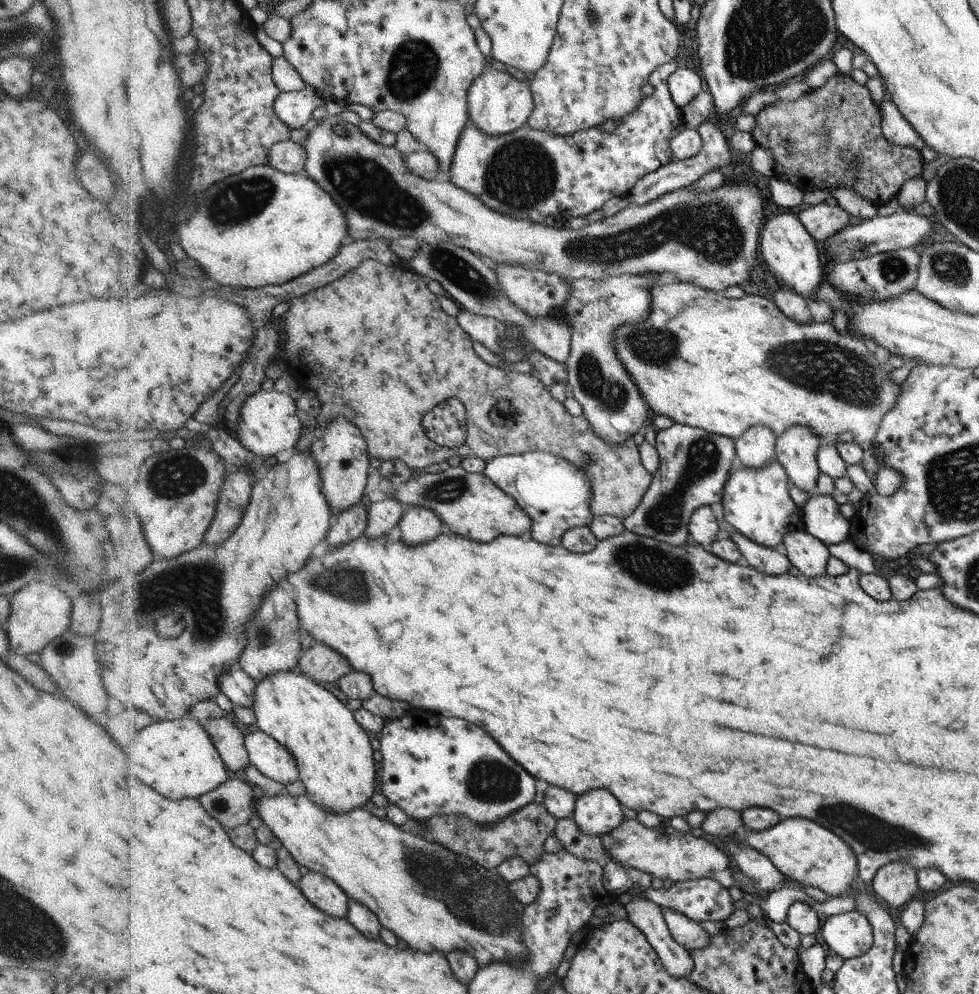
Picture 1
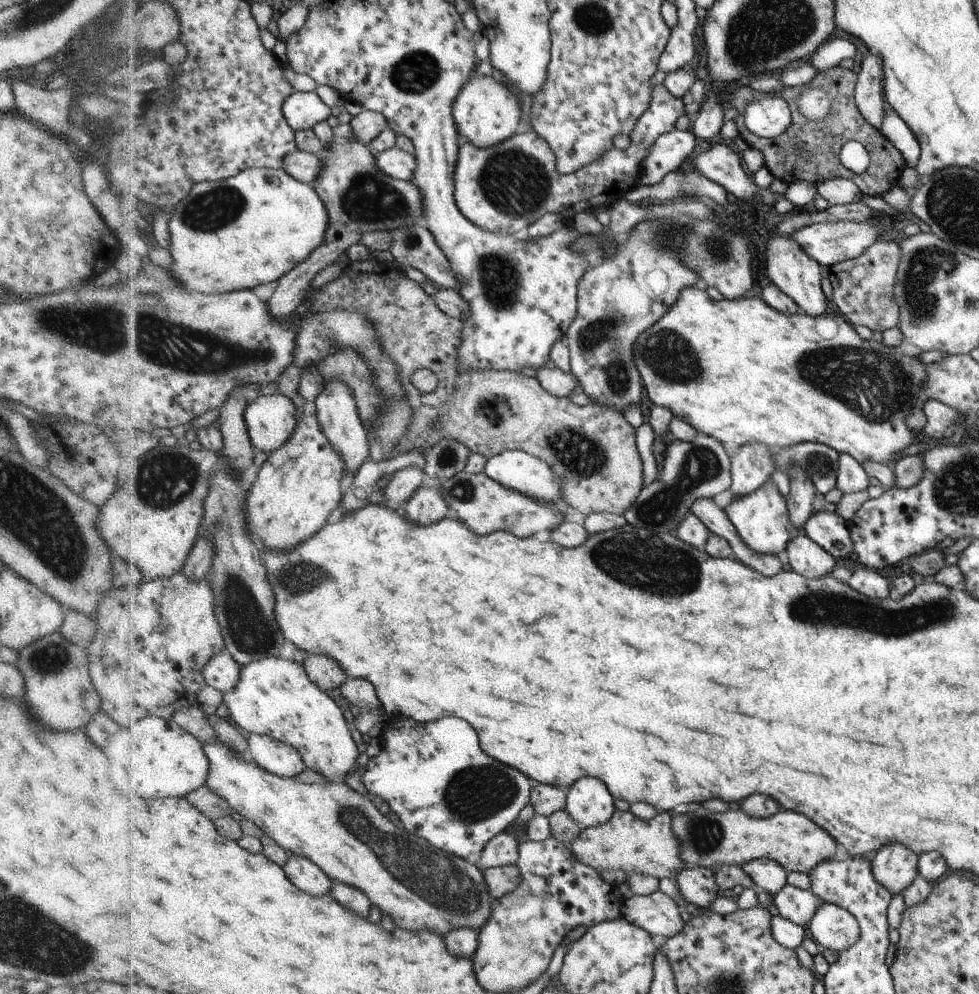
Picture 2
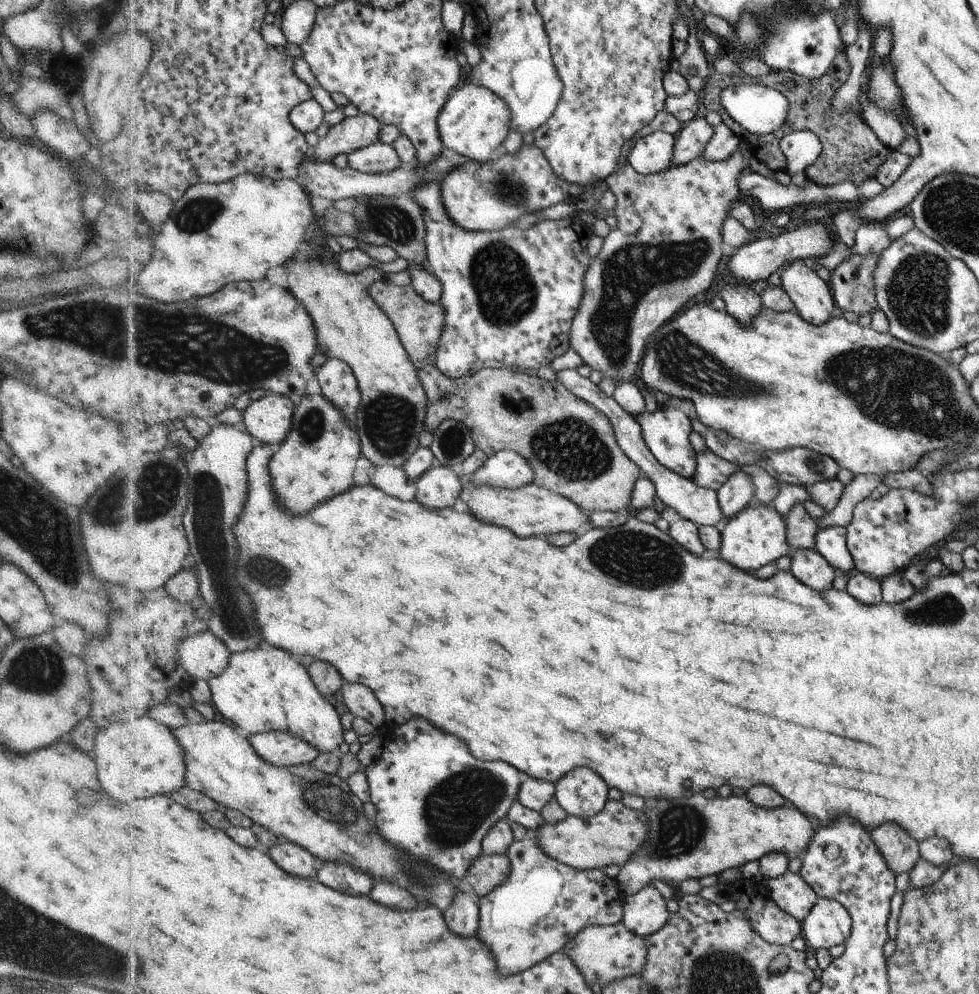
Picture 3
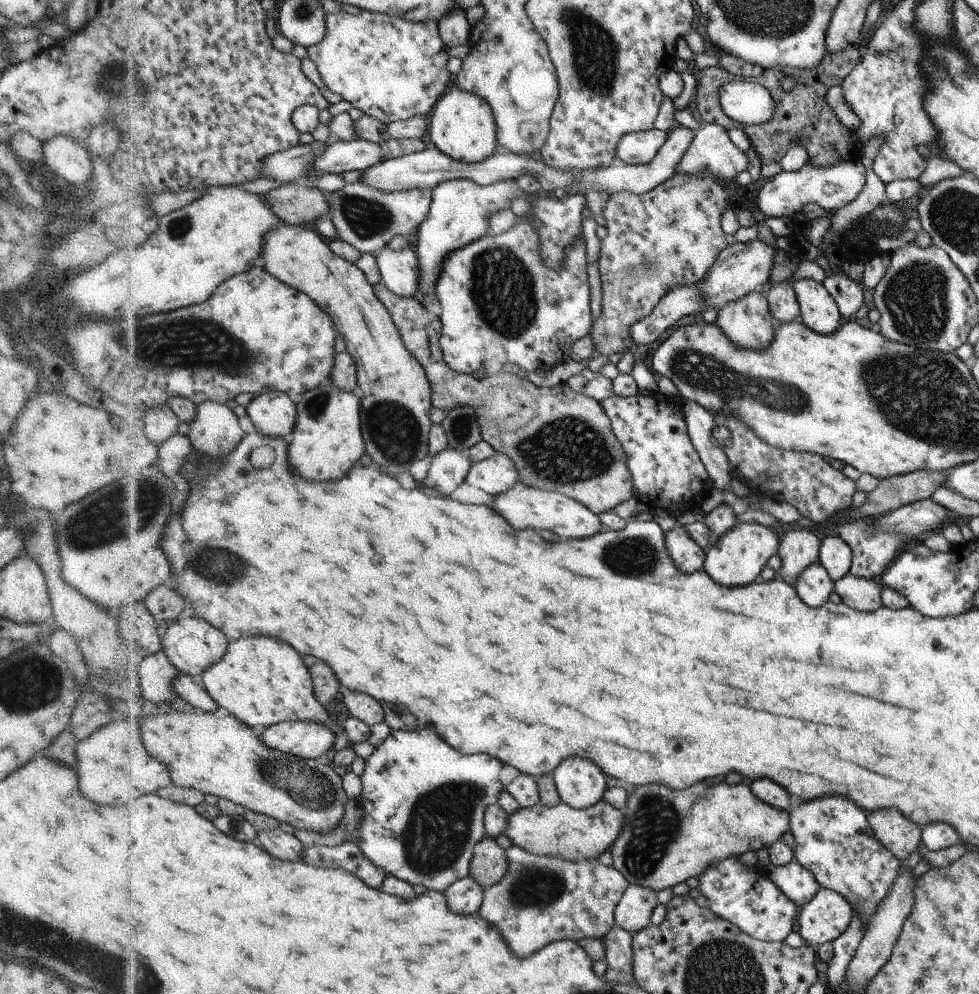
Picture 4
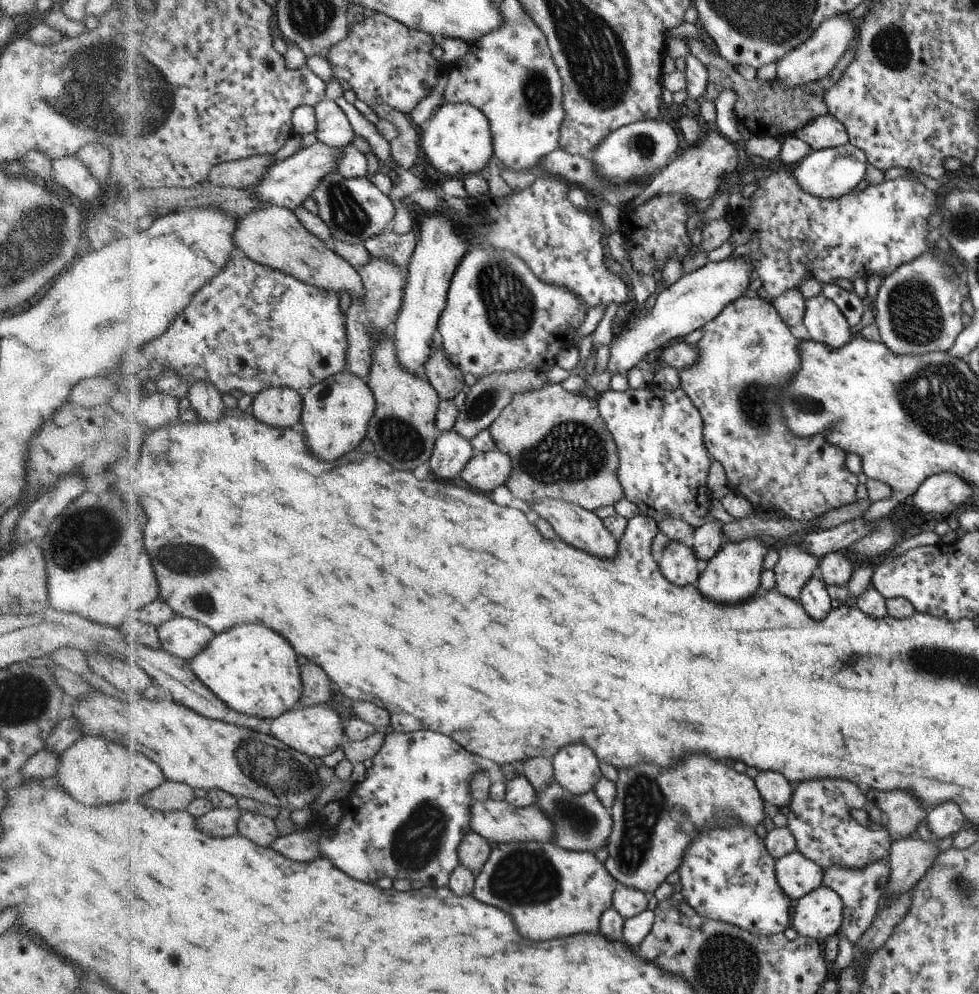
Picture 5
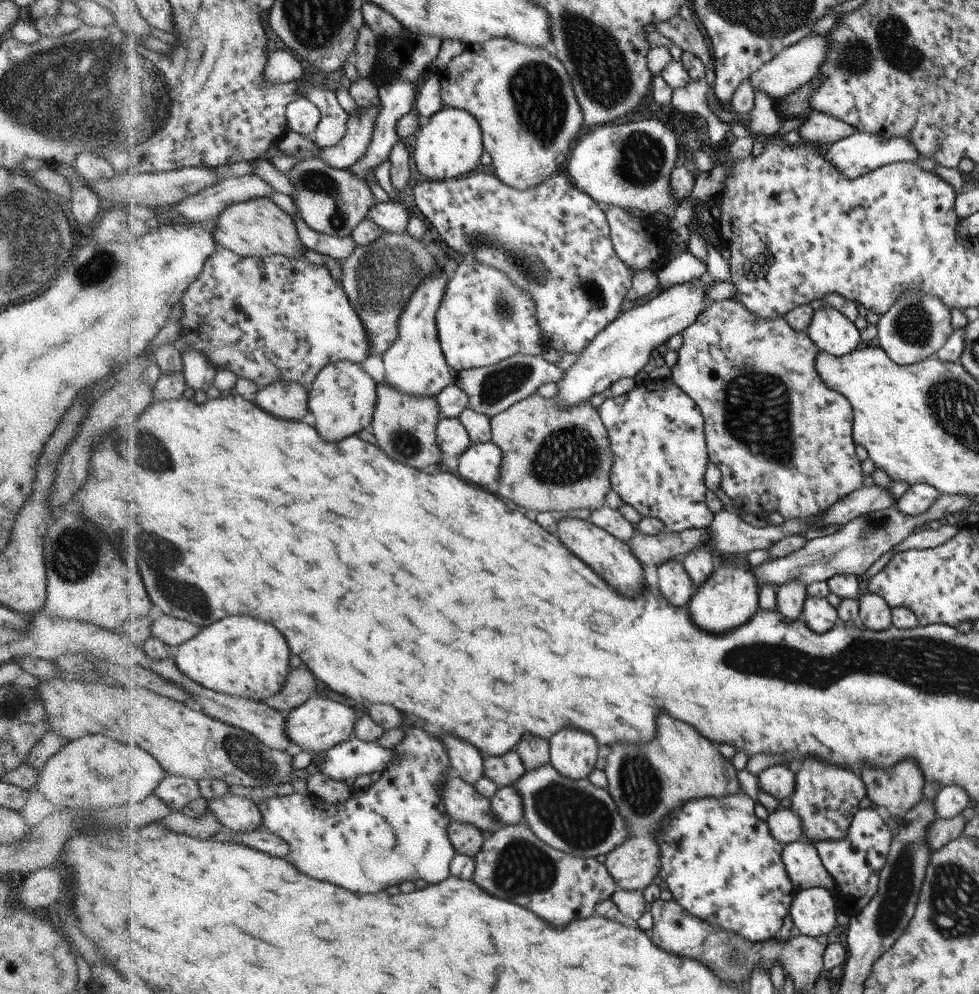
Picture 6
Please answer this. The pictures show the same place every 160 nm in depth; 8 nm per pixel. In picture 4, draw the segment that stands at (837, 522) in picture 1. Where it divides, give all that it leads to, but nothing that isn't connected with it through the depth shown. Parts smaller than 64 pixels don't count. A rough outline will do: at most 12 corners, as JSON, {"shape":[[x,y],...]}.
{"shape":[[821,537],[820,562],[834,583],[852,571],[853,549]]}

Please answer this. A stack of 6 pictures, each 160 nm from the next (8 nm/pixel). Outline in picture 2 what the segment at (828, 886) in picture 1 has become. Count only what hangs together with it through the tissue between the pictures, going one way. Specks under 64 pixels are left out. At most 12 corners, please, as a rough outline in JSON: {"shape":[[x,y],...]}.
{"shape":[[796,812],[672,816],[686,866],[770,859],[809,875],[842,850]]}

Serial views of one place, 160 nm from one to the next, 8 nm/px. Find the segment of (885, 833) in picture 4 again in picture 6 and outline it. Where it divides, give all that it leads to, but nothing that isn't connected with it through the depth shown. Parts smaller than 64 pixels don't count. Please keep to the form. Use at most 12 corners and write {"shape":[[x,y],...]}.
{"shape":[[912,760],[860,777],[872,805],[898,821],[923,800]]}

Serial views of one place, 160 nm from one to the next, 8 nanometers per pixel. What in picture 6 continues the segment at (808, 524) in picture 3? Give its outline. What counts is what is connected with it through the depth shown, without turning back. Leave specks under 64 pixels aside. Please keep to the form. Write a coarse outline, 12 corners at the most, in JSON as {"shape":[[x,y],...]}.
{"shape":[[794,579],[777,586],[777,609],[800,619],[807,588]]}

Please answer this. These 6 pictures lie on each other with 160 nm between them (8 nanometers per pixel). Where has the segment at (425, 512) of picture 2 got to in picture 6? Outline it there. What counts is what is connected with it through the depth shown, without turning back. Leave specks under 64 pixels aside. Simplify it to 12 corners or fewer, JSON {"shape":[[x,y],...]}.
{"shape":[[459,418],[441,419],[441,454],[458,458],[473,444]]}

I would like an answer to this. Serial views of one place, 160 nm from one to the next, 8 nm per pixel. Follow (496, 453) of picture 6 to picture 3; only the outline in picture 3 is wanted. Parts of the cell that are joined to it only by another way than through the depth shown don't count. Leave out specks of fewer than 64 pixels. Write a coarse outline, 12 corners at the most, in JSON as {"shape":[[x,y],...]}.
{"shape":[[501,449],[473,472],[475,485],[517,489],[533,482],[529,460]]}

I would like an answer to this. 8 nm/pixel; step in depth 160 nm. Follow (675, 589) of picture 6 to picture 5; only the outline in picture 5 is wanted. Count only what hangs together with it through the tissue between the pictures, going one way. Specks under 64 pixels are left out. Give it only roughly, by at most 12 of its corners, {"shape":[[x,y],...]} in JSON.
{"shape":[[670,541],[659,567],[674,584],[700,578],[694,548]]}

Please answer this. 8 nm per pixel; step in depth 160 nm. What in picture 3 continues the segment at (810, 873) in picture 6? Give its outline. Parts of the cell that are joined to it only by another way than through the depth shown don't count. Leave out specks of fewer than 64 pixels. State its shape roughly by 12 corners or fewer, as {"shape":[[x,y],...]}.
{"shape":[[790,871],[765,885],[777,905],[799,921],[819,899]]}

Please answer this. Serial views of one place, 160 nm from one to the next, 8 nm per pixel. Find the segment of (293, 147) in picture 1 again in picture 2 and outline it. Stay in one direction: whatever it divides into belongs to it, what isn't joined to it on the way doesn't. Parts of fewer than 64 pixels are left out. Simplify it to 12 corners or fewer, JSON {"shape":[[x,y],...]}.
{"shape":[[298,148],[284,167],[315,186],[324,168],[320,155]]}

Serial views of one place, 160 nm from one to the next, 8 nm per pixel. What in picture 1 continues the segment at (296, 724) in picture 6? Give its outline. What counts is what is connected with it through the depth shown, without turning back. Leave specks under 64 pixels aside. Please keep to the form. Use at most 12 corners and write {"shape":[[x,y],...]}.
{"shape":[[247,736],[253,764],[287,786],[301,780],[297,757],[275,736]]}

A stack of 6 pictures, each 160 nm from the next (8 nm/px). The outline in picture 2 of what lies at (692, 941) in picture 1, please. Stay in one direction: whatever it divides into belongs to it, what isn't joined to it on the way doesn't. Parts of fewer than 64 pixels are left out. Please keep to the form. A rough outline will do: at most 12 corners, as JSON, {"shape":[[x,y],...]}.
{"shape":[[658,890],[625,899],[622,917],[657,940],[683,931],[677,902]]}

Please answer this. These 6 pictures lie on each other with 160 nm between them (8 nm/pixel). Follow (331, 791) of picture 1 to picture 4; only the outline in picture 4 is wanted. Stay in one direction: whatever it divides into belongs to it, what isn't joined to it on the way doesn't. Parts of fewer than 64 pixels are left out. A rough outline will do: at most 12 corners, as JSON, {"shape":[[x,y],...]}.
{"shape":[[244,637],[203,674],[222,711],[263,731],[332,726],[302,654]]}

